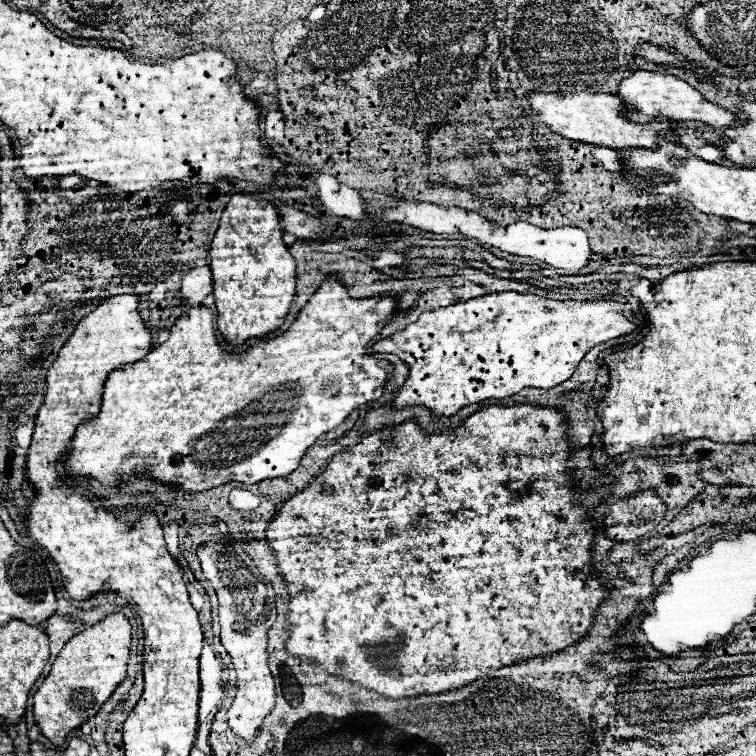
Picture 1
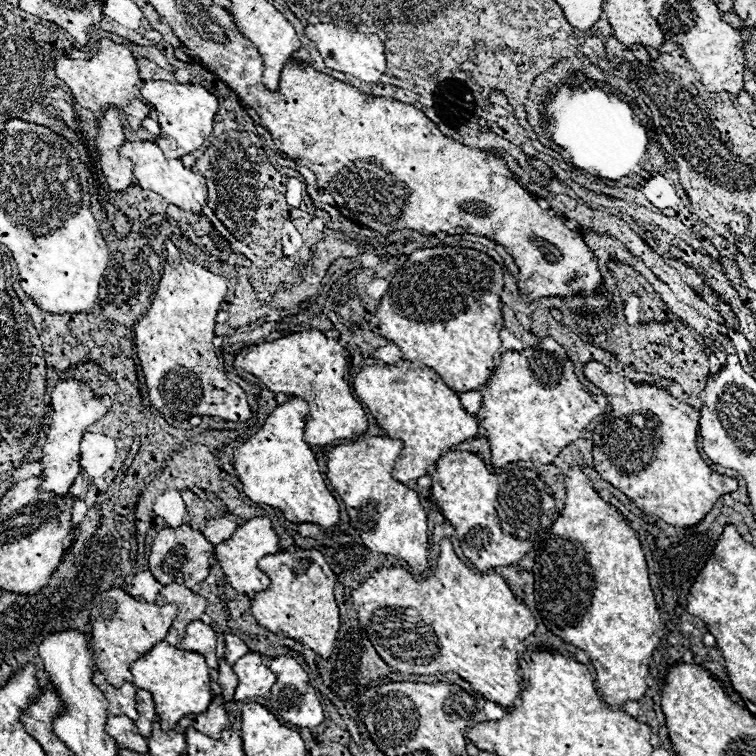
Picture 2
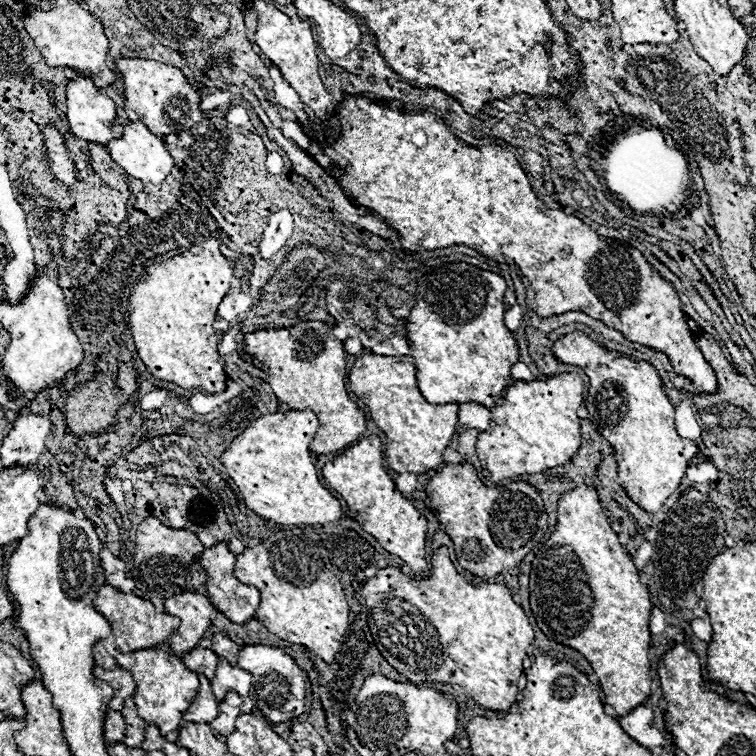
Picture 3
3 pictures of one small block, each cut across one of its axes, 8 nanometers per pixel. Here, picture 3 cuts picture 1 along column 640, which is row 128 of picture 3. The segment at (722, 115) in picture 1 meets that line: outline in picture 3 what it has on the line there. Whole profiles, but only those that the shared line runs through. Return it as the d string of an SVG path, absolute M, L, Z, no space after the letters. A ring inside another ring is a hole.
M78 74L78 80L68 82L66 106L66 116L74 136L102 146L114 140L112 124L116 118L116 104L100 94L90 78Z

